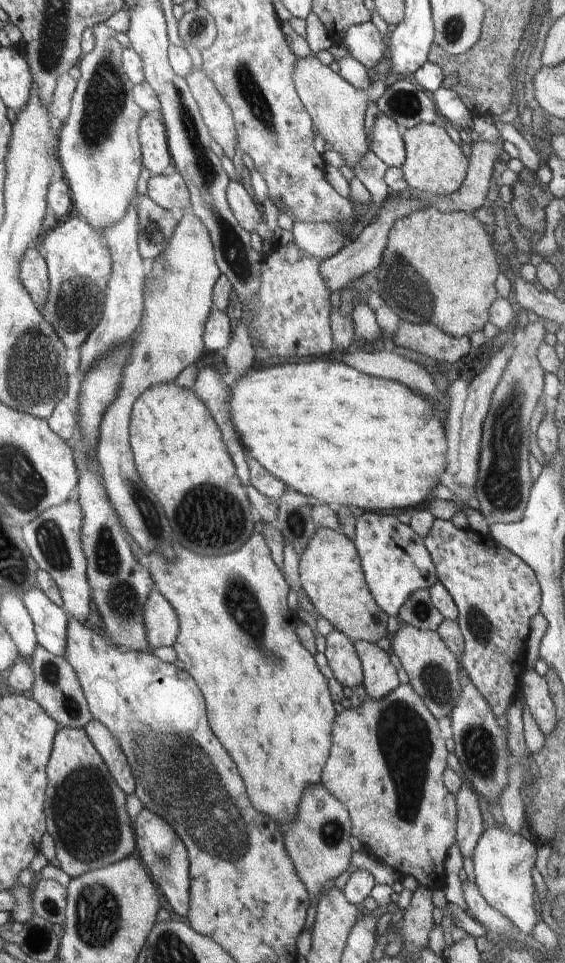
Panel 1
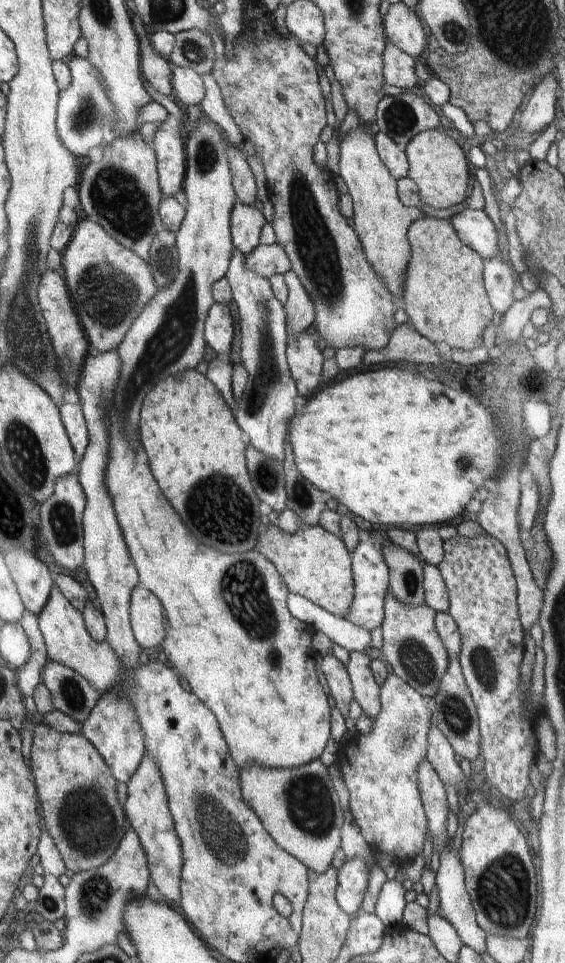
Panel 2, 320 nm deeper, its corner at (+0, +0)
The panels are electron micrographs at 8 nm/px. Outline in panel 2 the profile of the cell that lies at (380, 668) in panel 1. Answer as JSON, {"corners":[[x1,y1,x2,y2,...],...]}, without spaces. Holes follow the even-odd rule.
{"corners":[[352,651,349,652,346,669,352,683,354,700,360,704,364,714,374,720,381,709,381,686,372,675,370,662,370,657,364,651]]}

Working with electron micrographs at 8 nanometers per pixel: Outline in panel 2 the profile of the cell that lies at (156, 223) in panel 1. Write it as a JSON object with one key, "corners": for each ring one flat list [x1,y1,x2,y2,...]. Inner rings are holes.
{"corners":[[168,229,157,232,152,241,148,266,158,288,166,288,179,271,175,234]]}

